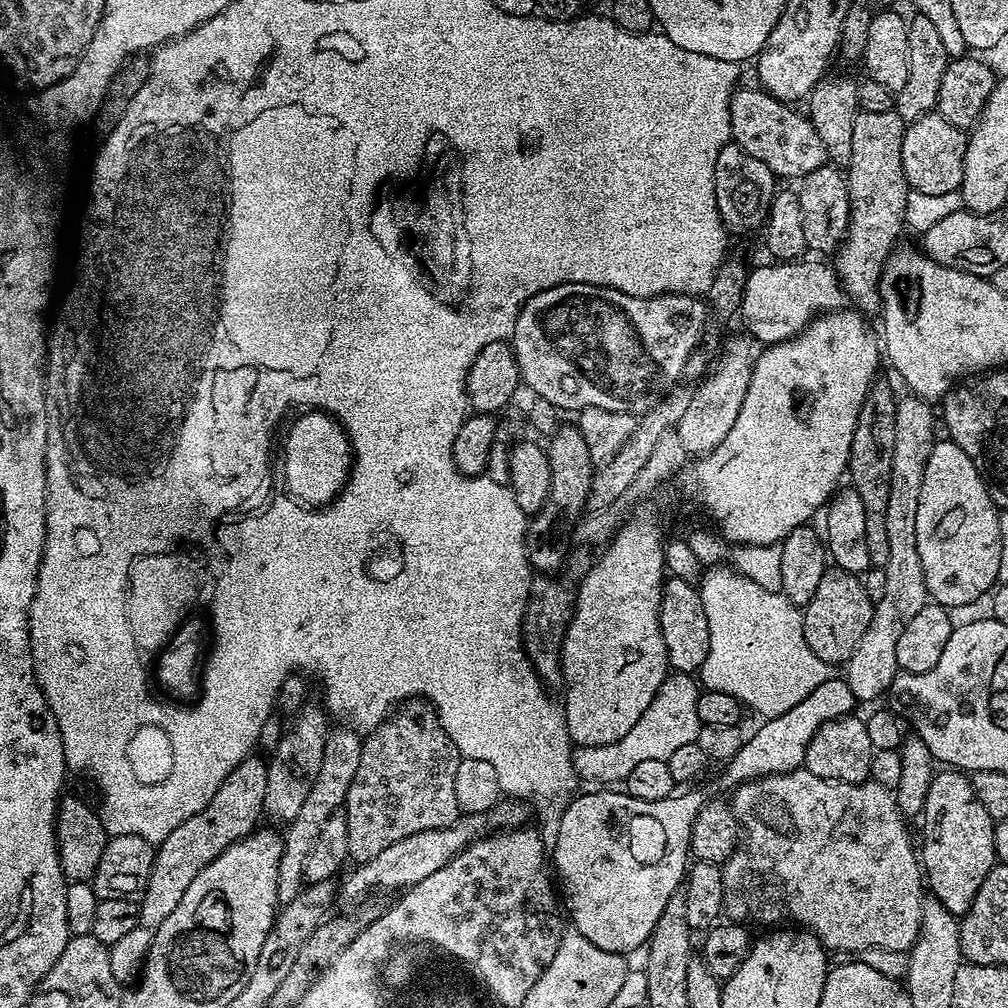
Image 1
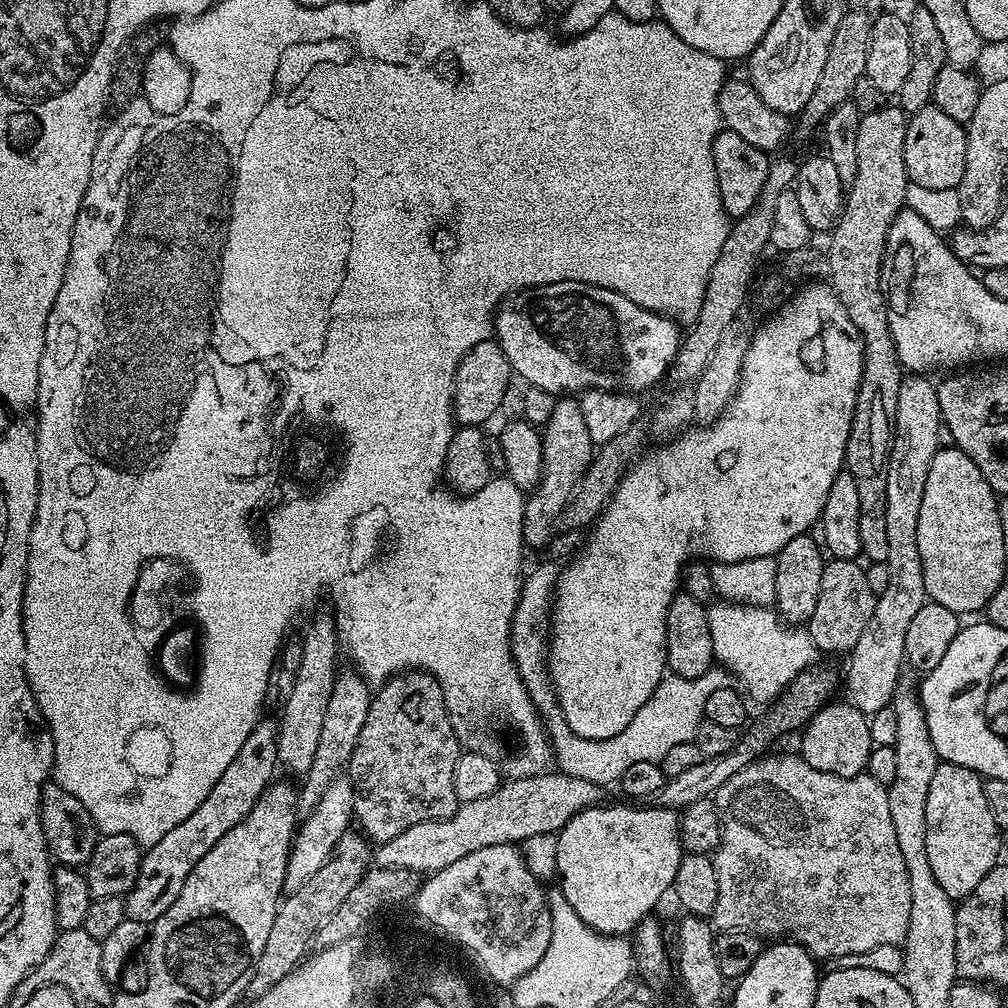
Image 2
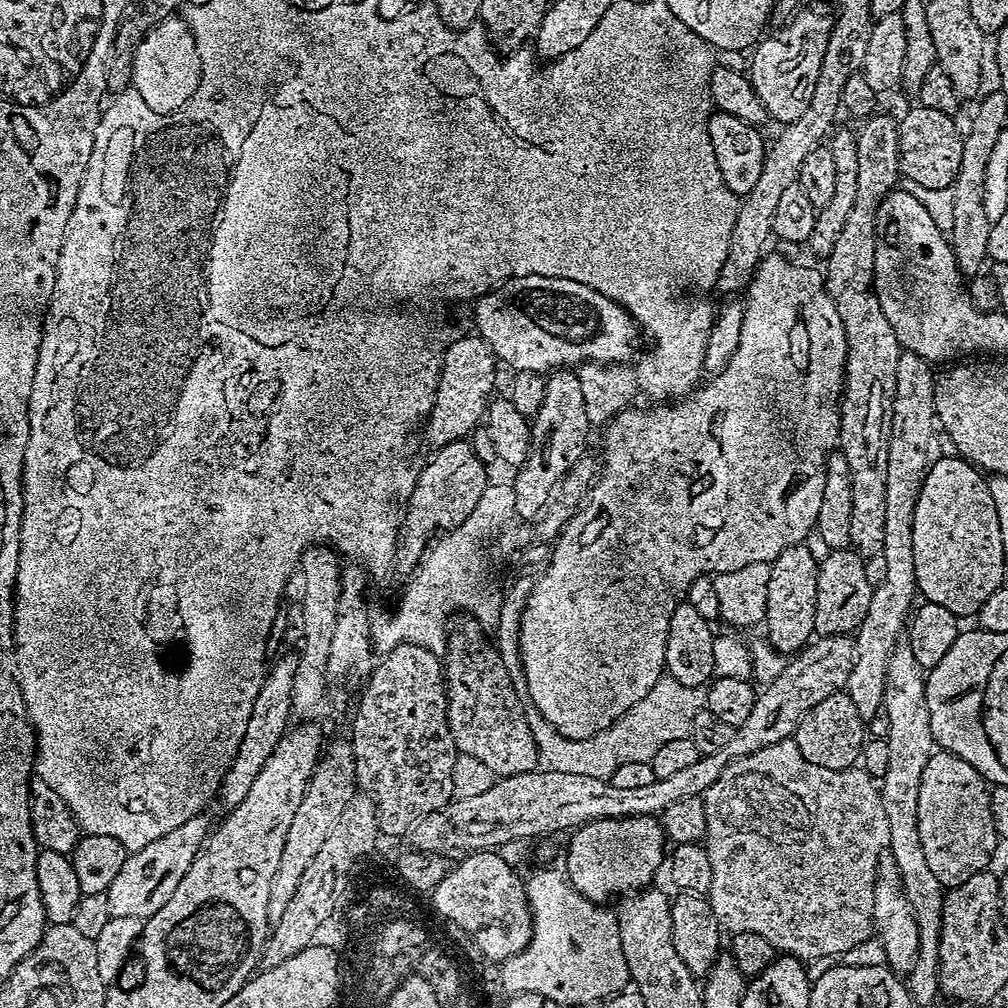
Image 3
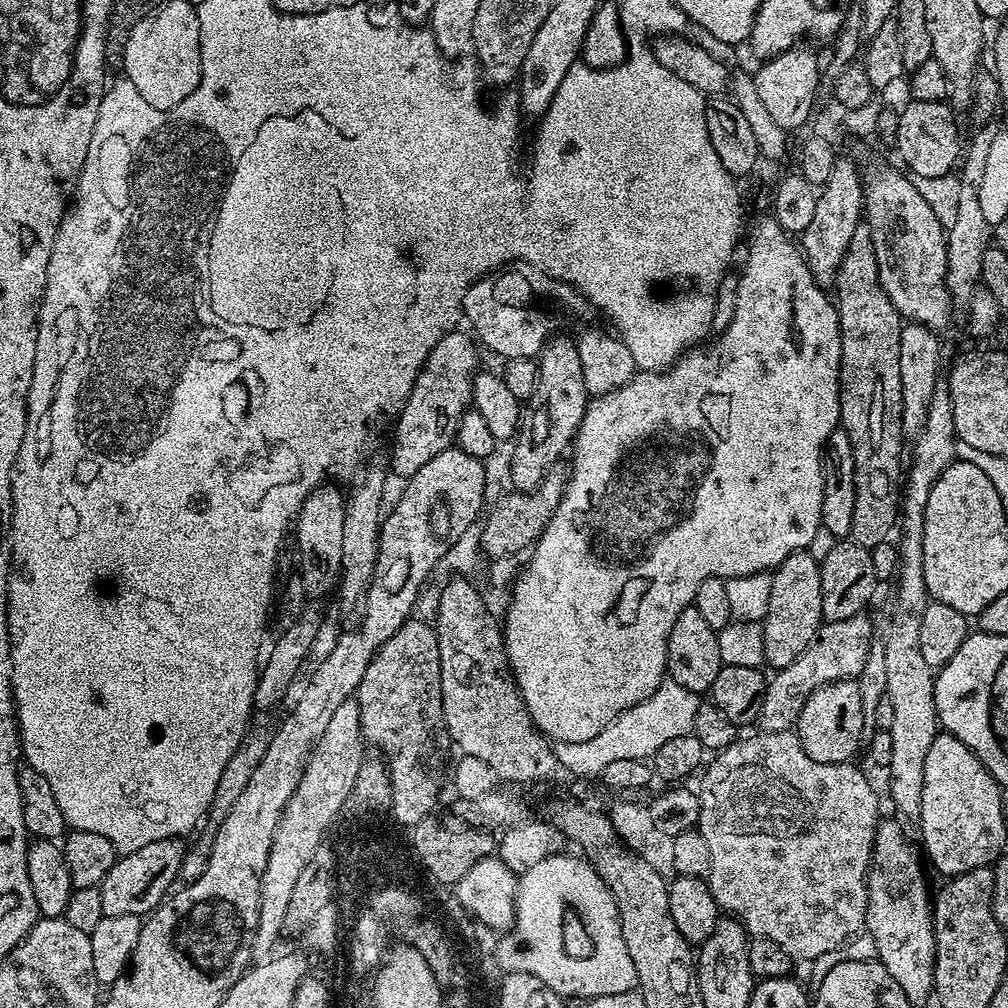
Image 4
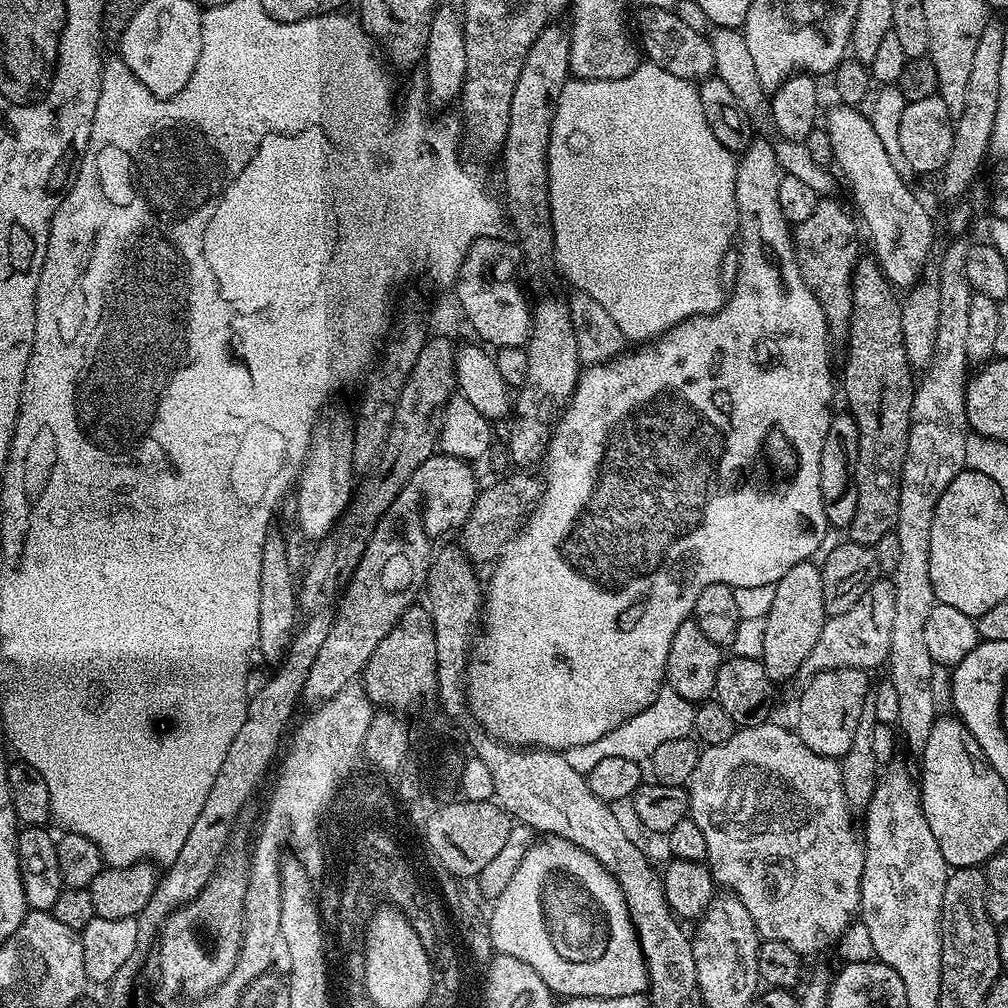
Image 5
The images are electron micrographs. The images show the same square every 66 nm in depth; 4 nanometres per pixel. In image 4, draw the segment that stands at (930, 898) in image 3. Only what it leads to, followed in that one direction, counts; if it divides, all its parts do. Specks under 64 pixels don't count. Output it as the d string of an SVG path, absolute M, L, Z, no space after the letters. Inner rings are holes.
M937 387L926 414L925 424L915 433L916 453L912 456L912 465L907 465L906 479L902 484L902 515L898 520L899 531L904 531L898 539L900 567L896 586L896 606L892 610L892 621L888 624L888 634L882 638L886 660L886 690L894 706L894 722L887 730L894 749L890 757L890 766L886 769L888 792L892 795L892 804L901 812L905 821L919 821L922 810L922 770L926 770L926 754L930 742L938 734L936 707L934 706L934 669L922 658L918 647L918 634L922 630L922 614L930 602L926 590L926 578L922 574L922 534L924 533L924 515L926 498L934 482L958 456L958 441L954 424L954 410L950 402L947 387Z

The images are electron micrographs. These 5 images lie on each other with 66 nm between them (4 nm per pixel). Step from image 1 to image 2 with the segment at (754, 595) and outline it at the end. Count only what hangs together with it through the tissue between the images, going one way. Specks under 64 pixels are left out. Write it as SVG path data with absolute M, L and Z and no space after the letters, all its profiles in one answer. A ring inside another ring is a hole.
M717 603L708 608L713 657L732 672L742 686L744 683L743 691L749 697L771 702L799 672L809 671L815 665L812 663L818 657L818 649L803 627L789 626L768 606Z

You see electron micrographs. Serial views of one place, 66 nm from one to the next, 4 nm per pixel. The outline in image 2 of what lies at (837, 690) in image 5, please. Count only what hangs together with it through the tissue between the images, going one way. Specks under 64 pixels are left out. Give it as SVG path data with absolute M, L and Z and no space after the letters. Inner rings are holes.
M851 702L832 703L825 703L824 707L813 712L811 720L804 725L799 733L799 755L803 756L810 766L814 766L814 770L822 770L826 774L842 778L861 775L867 769L868 759L874 747L868 729L869 717Z

